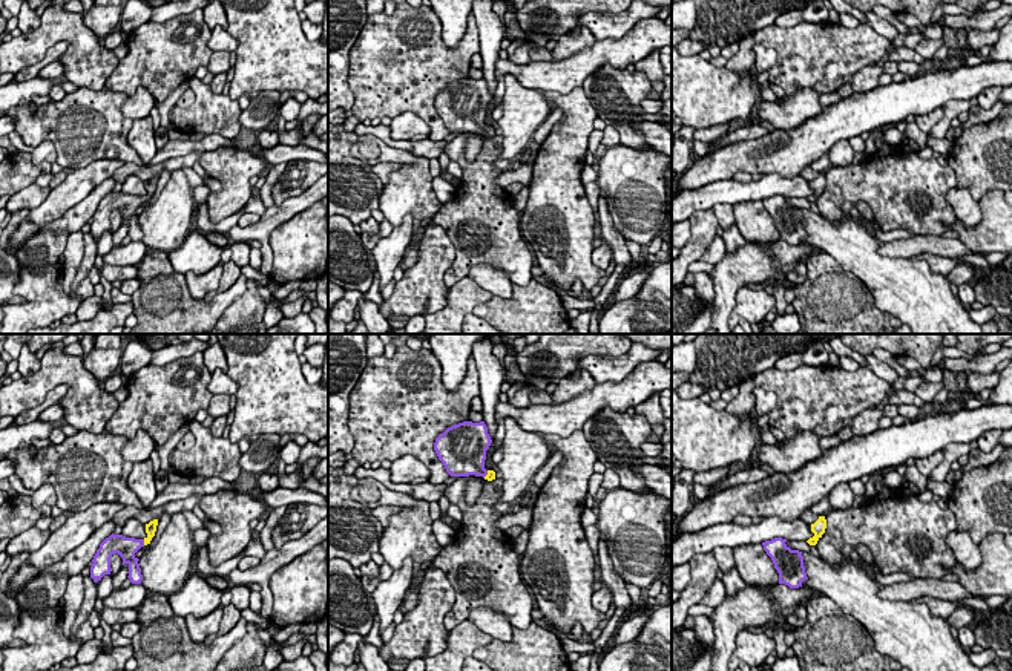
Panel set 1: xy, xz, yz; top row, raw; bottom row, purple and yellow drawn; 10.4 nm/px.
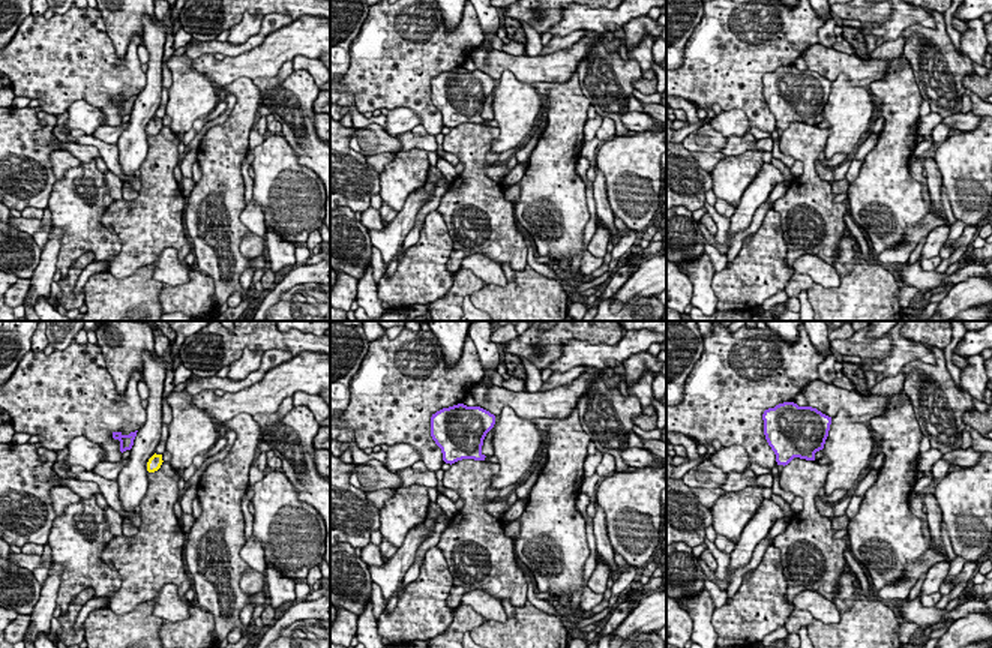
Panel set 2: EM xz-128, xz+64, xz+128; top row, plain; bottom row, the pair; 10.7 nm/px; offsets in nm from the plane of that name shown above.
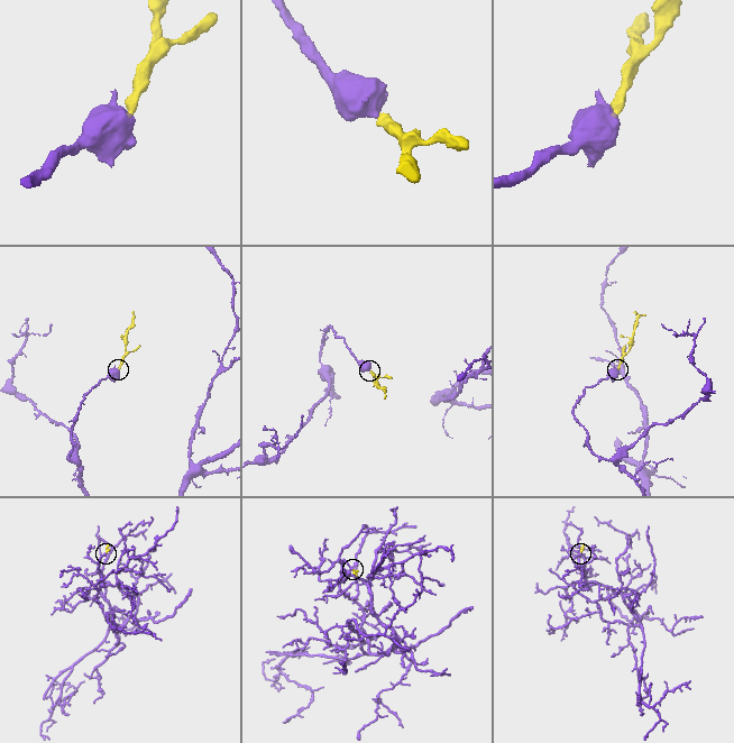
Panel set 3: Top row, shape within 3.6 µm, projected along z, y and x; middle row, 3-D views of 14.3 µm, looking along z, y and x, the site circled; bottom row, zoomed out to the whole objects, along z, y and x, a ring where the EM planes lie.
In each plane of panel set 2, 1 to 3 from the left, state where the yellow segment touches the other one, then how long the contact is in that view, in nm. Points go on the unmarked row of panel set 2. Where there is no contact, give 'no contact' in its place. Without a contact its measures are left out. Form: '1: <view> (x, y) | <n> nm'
1: no contact
2: no contact
3: no contact

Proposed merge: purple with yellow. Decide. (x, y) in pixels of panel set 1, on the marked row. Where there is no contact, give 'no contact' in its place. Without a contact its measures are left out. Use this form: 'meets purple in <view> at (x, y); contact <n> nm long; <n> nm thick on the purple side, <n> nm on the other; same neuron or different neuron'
meets purple in xy at (143, 543); contact 70 nm long; 220 nm thick on the purple side, 120 nm on the other; same neuron

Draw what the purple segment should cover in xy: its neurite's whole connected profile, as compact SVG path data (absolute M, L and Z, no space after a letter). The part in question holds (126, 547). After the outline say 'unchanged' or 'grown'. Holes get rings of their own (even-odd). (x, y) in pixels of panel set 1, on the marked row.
M158 519L150 521L146 524L146 533L147 536L144 539L135 539L135 538L126 538L123 535L110 535L106 538L101 544L100 548L97 550L94 559L92 559L92 567L90 567L90 578L94 582L101 581L104 574L110 574L110 558L113 553L118 553L123 558L123 565L129 565L129 579L132 584L141 584L143 574L141 568L138 564L138 558L135 553L150 544L152 538L155 536L158 525Z | grown

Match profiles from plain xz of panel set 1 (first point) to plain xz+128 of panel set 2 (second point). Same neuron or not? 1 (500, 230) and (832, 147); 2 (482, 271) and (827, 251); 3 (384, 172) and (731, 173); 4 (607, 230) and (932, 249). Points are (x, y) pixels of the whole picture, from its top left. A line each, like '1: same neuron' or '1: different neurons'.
1: different neurons
2: different neurons
3: different neurons
4: different neurons

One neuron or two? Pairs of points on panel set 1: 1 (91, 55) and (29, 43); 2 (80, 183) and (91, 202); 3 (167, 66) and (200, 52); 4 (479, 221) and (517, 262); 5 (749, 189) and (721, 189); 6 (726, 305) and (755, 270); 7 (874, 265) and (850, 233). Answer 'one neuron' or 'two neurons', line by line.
1: one neuron
2: two neurons
3: one neuron
4: one neuron
5: one neuron
6: one neuron
7: one neuron

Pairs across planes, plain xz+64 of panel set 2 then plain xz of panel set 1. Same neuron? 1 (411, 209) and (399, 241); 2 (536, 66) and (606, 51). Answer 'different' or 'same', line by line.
1: same
2: same

